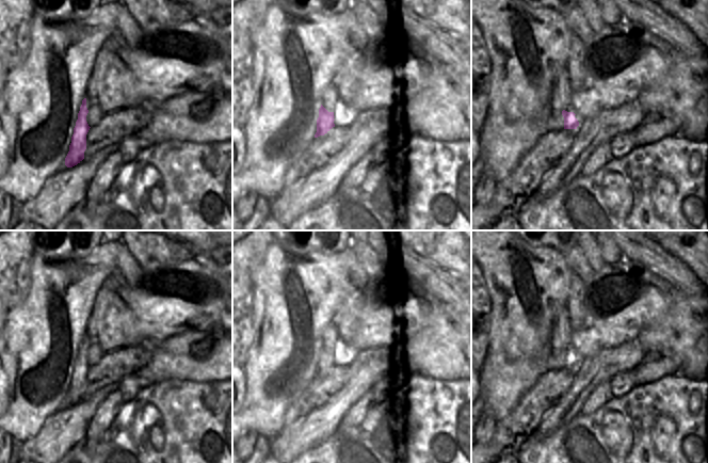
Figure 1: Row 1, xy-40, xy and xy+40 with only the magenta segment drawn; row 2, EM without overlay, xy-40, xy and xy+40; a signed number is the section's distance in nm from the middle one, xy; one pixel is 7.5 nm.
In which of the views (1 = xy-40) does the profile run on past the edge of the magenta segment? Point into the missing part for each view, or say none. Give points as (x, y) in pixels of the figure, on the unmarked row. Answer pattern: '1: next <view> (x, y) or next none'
1: next xy-40 (89, 339)

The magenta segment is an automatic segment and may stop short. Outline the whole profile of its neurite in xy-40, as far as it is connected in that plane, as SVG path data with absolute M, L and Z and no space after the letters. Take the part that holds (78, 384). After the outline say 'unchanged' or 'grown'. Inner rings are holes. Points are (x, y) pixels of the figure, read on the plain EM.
M87 334L82 339L82 344L78 352L78 358L74 367L69 390L65 397L65 404L67 406L73 406L84 398L84 390L86 388L86 373L91 367L86 361L86 354L88 352L87 348L92 341L93 339Z; grown

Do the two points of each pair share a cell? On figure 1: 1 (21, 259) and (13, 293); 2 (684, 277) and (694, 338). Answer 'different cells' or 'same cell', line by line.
1: same cell
2: different cells

